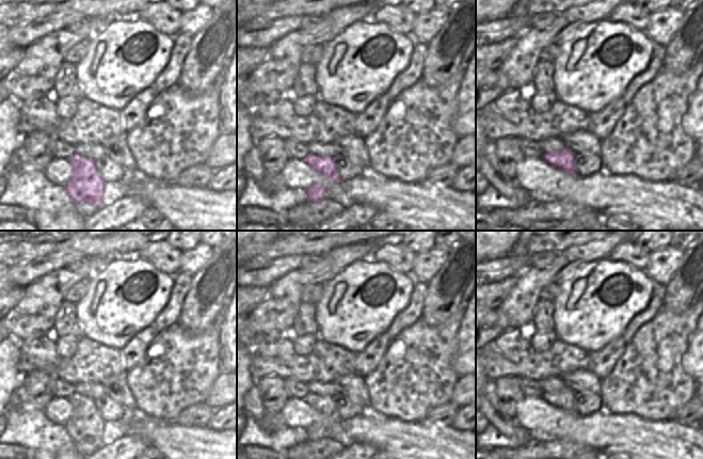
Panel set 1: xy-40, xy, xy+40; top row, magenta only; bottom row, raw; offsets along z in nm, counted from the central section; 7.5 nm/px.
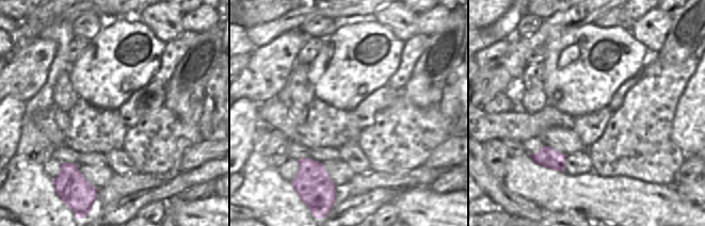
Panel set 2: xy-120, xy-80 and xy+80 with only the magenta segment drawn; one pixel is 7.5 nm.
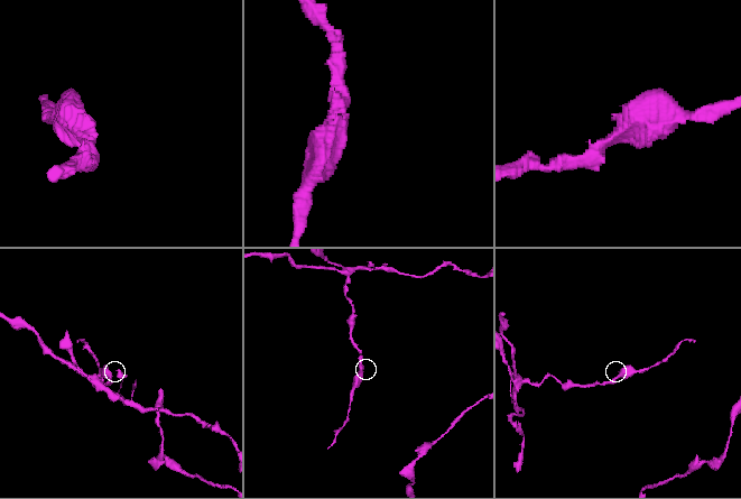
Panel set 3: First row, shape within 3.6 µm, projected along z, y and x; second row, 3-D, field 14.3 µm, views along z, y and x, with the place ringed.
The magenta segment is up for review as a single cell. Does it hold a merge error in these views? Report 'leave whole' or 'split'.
leave whole

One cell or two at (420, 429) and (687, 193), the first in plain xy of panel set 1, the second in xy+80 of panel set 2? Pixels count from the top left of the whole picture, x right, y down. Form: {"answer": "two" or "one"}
{"answer": "two"}

